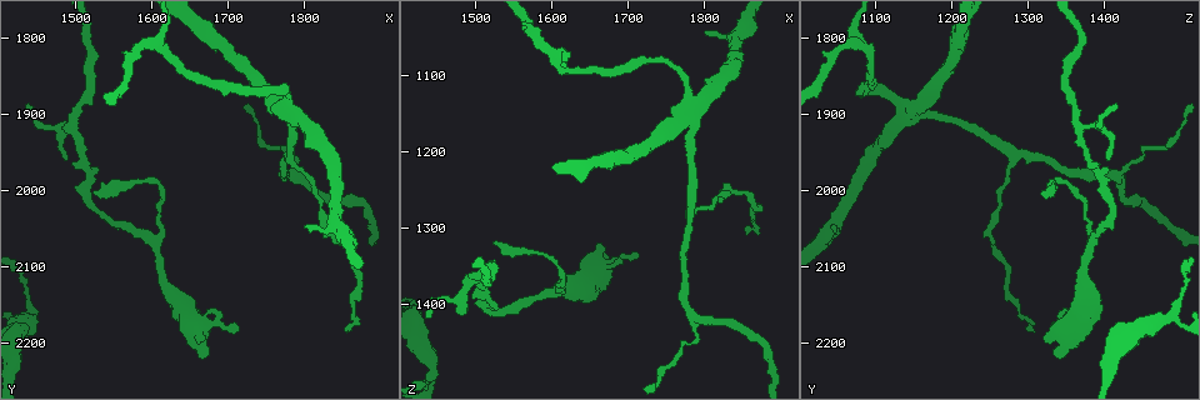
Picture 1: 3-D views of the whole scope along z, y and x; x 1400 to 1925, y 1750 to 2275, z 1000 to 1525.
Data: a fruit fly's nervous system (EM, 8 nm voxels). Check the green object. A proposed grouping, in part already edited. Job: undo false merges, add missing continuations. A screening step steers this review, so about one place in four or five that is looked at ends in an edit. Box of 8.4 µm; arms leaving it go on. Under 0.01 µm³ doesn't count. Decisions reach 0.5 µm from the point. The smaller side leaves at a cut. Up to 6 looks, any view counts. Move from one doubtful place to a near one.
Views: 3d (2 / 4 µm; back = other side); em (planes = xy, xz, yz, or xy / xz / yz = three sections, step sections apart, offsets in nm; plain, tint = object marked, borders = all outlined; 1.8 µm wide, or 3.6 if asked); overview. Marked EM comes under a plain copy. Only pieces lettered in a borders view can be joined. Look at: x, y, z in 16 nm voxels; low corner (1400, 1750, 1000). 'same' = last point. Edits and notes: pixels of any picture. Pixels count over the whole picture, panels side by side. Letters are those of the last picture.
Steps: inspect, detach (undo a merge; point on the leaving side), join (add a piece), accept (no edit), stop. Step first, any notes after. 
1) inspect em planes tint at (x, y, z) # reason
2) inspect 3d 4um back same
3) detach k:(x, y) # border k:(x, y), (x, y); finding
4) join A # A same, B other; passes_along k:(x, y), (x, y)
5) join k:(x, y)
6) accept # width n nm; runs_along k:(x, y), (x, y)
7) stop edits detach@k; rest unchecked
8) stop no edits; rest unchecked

inspect 3d 4um at (1780, 1895, 1145)

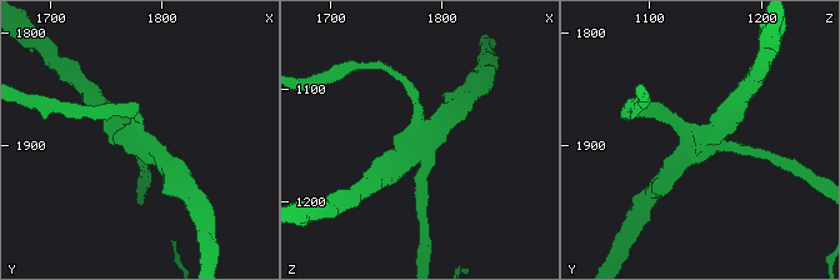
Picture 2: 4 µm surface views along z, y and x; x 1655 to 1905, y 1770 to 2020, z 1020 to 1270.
inspect em yz step 4 tint at (1782, 1896, 1148) # arms 4; need the tissue

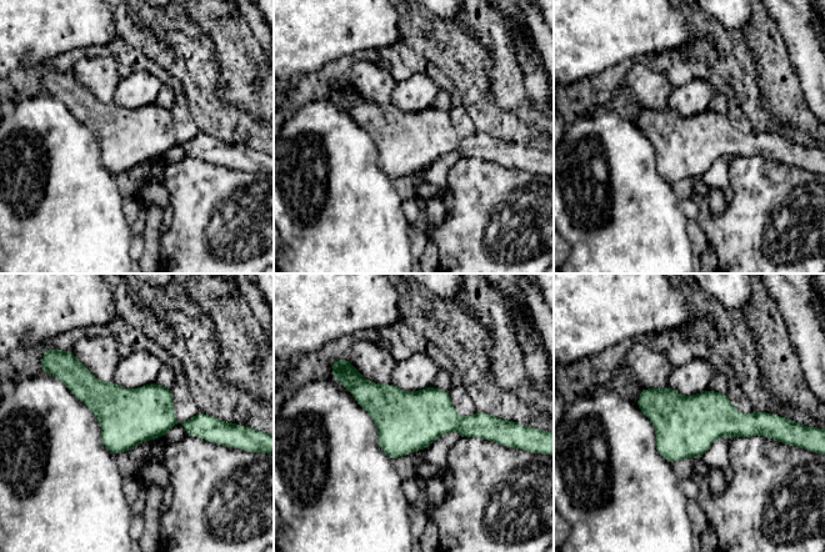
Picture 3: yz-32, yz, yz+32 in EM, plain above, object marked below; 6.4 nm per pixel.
inspect em planes borders same # cut it another way

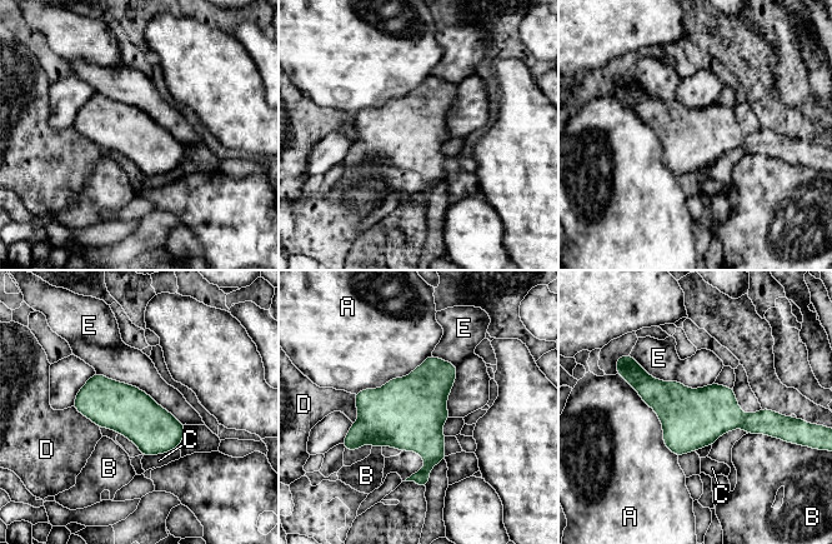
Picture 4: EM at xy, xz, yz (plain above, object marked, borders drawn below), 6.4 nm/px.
accept # A other, B other, C other, D other, E other; border 4:(96, 372), (140, 388), (184, 424); all the same neuron

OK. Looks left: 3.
inspect 3d 4um at (1525, 2005, 1315) # thin end

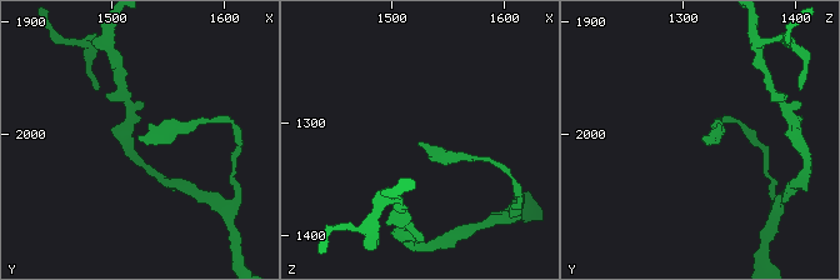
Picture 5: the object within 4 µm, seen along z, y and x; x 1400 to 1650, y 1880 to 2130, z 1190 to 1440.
inspect em planes borders at (1526, 2002, 1316)

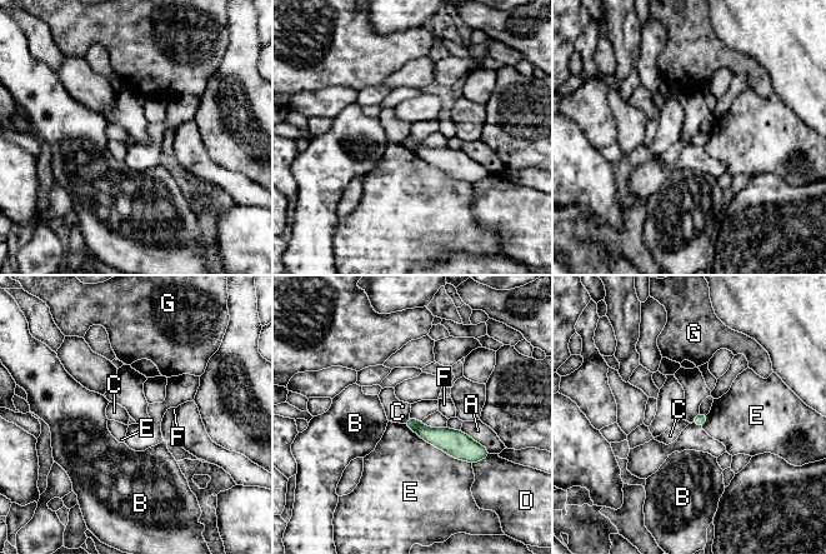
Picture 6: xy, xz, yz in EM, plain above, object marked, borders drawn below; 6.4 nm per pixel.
accept # A other, B other, C other, D other, E other, F other, G other; runs_along 6:(408, 423), (476, 454); none of them fits

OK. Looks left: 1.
stop no edits; rest unchecked

